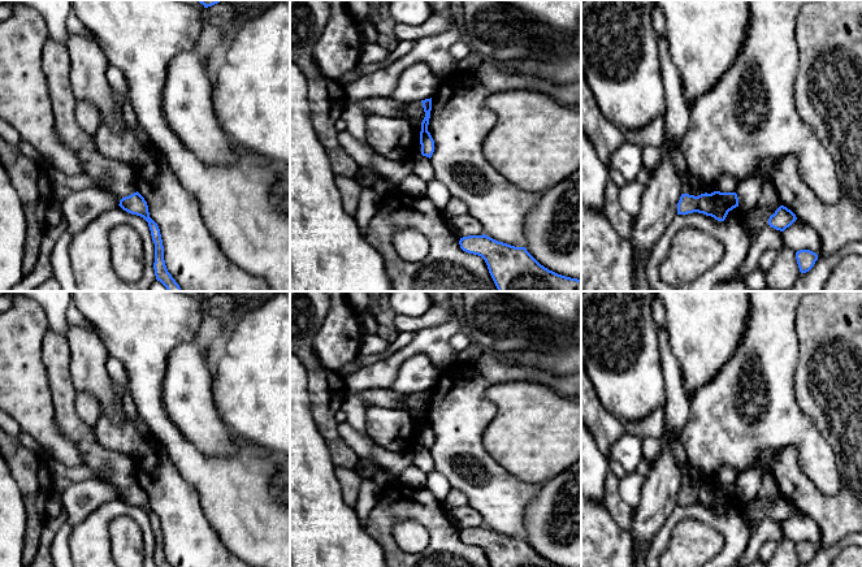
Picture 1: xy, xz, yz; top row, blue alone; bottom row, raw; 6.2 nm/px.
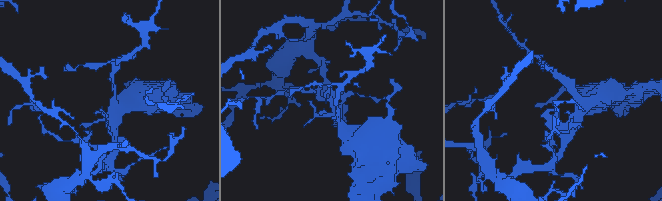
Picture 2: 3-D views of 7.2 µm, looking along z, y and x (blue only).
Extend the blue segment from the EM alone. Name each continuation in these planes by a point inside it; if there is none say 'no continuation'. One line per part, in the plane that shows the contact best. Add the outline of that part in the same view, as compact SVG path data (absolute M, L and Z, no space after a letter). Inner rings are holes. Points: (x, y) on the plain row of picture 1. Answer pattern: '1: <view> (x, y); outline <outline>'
no continuation

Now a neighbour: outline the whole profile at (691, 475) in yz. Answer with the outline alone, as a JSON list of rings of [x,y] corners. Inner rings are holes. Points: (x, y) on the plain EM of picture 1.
[[[689,460],[680,466],[681,469],[681,485],[689,485],[698,488],[701,485],[711,485],[714,484],[714,477],[706,477],[701,469],[694,467]]]

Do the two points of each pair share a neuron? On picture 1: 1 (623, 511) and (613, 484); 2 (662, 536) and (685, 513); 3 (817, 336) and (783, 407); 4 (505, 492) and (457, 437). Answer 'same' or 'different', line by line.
1: same
2: same
3: different
4: same

